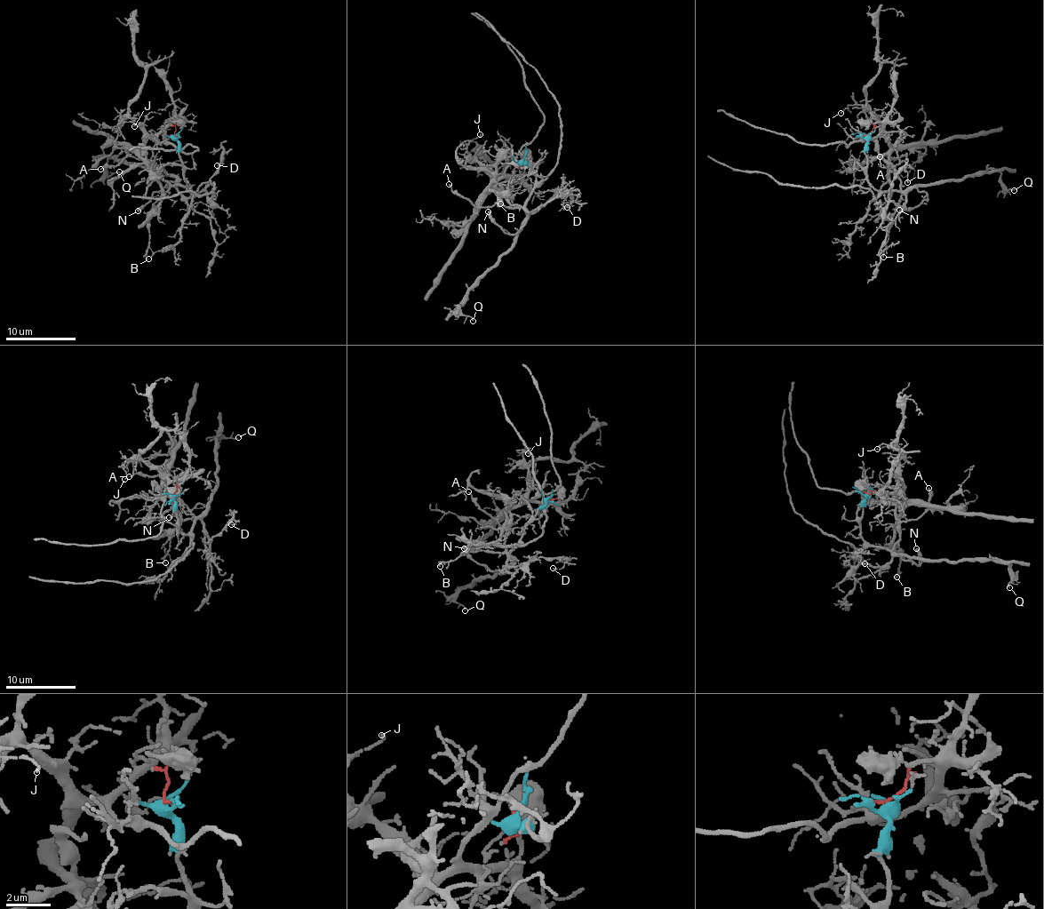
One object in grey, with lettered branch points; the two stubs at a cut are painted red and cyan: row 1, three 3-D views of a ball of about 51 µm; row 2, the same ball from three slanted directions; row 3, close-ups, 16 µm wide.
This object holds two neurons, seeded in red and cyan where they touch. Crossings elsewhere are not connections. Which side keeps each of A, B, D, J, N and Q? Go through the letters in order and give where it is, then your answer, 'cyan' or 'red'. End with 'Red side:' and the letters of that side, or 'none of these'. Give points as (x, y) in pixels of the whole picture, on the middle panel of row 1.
A: at (449, 184); cyan
B: at (500, 203); cyan
D: at (567, 207); cyan
J: at (480, 134); red
N: at (488, 211); cyan
Q: at (473, 321); cyan
Red side: J

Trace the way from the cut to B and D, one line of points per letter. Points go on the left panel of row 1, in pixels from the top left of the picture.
B: (178, 137), (186, 182), (184, 187), (177, 183), (154, 205), (145, 256), (148, 259)
D: (178, 137), (186, 185), (177, 185), (185, 197), (194, 195), (207, 186), (222, 154), (224, 160), (217, 165)

